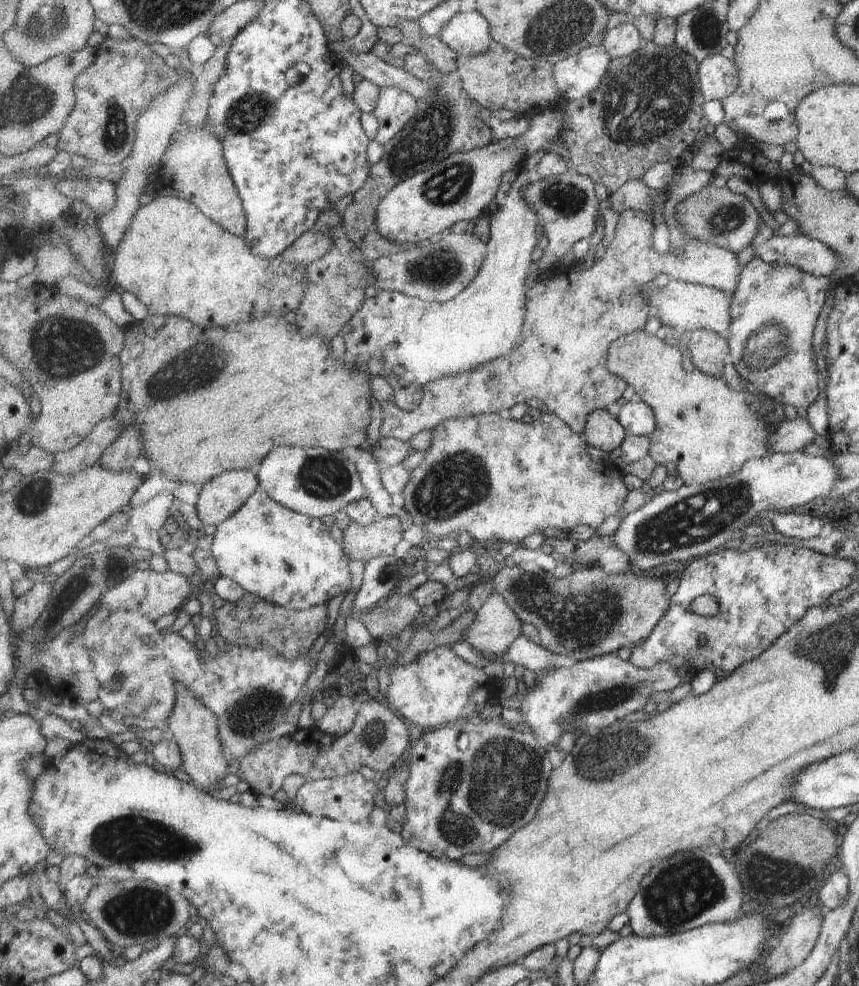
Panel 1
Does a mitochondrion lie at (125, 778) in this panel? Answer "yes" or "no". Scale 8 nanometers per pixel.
no

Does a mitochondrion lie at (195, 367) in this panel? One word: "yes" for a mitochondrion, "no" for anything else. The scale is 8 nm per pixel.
yes

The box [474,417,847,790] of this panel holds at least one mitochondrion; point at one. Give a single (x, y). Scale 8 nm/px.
(580, 622)

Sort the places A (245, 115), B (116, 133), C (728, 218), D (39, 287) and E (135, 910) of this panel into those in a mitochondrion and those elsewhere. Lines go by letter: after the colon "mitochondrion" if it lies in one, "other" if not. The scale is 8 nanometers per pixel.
A: mitochondrion
B: mitochondrion
C: mitochondrion
D: other
E: mitochondrion

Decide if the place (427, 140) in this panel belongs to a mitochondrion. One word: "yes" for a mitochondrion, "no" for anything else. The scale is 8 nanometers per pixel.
yes

